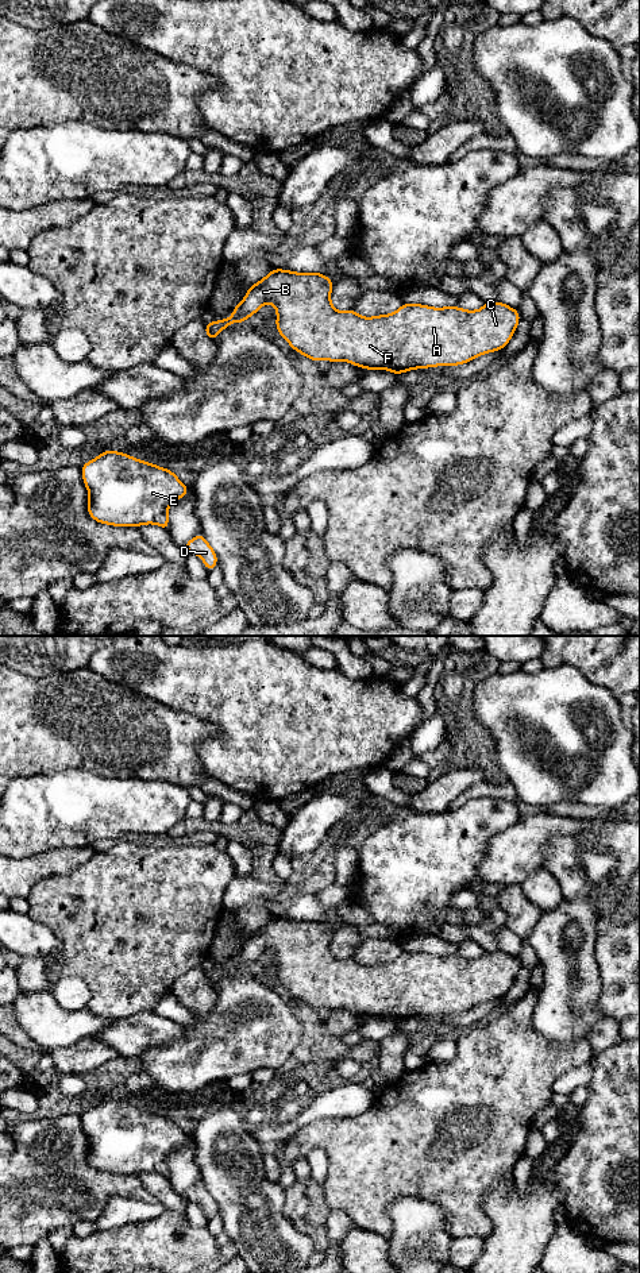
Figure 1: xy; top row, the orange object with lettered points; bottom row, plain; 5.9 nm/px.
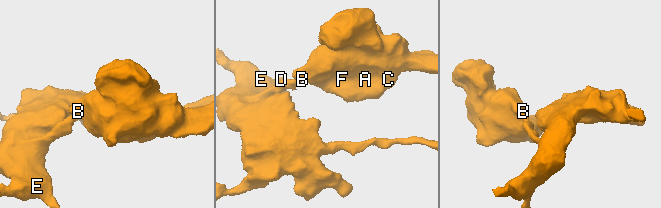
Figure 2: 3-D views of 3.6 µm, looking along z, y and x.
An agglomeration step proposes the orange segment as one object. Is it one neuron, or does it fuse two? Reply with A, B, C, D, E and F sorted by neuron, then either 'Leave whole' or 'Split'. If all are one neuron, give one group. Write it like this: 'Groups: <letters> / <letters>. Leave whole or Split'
Groups: A B C D E F. Leave whole

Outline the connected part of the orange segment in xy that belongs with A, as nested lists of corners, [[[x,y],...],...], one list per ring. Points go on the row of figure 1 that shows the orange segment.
[[[273,269],[246,292],[230,319],[207,323],[205,333],[213,342],[232,323],[247,321],[262,305],[271,304],[277,310],[278,333],[294,351],[311,360],[344,360],[367,370],[389,370],[398,375],[415,369],[463,364],[483,354],[500,351],[509,343],[520,321],[520,313],[501,301],[485,302],[478,310],[402,304],[392,315],[362,317],[354,309],[336,310],[329,298],[332,289],[332,281],[321,273]]]

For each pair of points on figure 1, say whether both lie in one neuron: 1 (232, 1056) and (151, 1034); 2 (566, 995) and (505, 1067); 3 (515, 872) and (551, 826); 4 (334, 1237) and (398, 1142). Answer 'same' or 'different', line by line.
1: different
2: different
3: same
4: different

